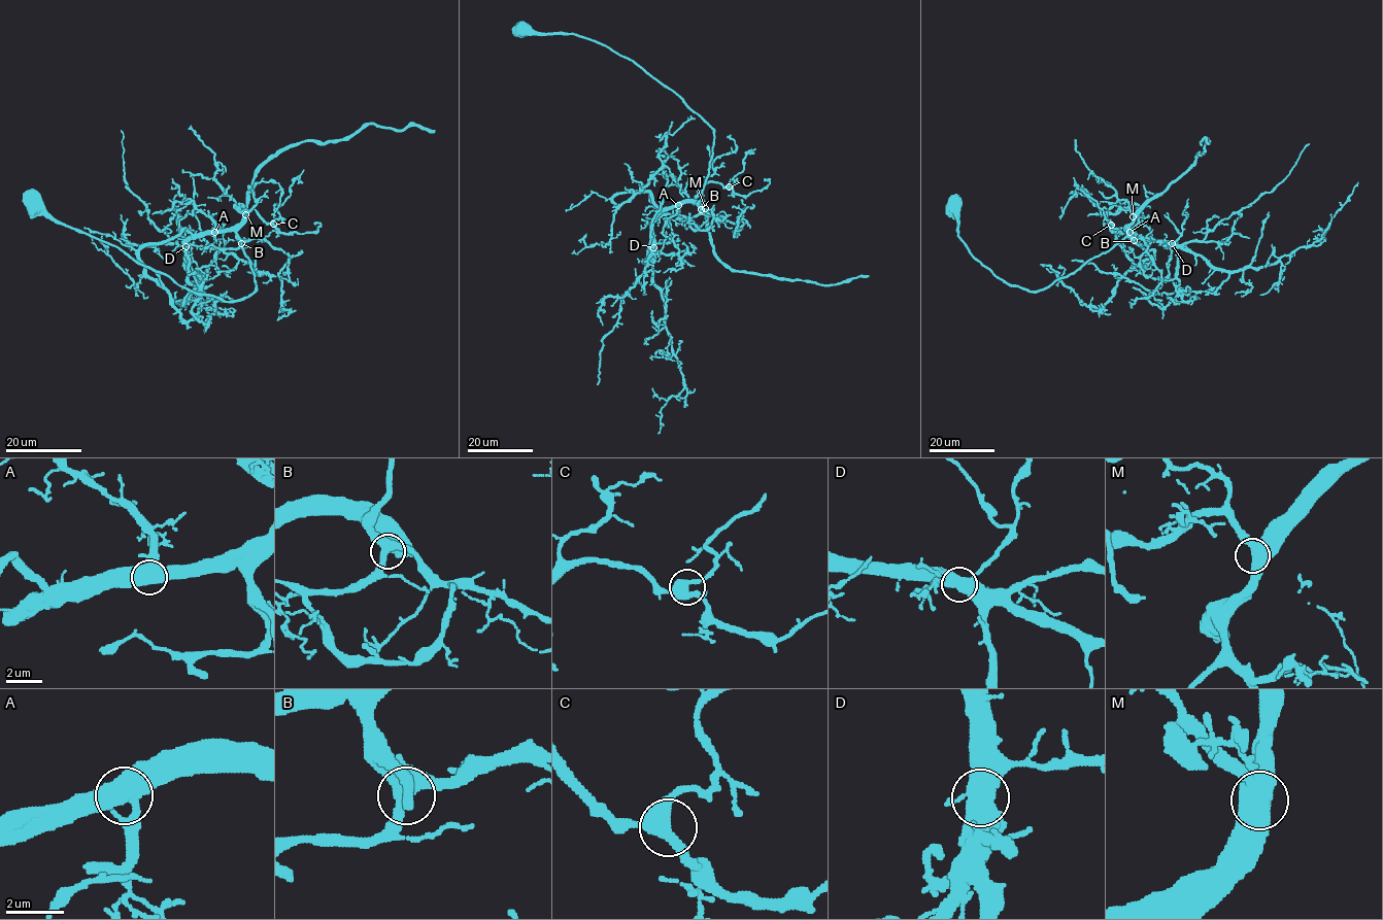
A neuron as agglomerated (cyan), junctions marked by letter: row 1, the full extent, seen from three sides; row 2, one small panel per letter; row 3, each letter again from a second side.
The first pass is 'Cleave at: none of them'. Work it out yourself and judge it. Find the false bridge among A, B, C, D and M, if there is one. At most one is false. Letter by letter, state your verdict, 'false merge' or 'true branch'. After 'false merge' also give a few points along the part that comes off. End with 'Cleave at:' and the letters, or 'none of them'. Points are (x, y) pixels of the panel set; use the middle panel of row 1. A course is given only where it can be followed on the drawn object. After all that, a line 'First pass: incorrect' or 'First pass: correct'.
A: true branch
B: true branch
C: true branch
D: true branch
M: true branch
Cleave at: none of them
First pass: correct

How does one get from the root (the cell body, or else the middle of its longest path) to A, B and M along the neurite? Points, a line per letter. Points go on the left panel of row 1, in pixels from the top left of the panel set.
A: (32, 200), (194, 293), (244, 299), (257, 284), (242, 241), (233, 231), (214, 232)
B: (32, 200), (55, 218), (119, 246), (180, 285), (227, 302), (247, 297), (257, 286), (237, 238), (241, 243)
M: (32, 200), (55, 218), (119, 246), (180, 285), (227, 302), (247, 297), (257, 286), (236, 235), (245, 214)

